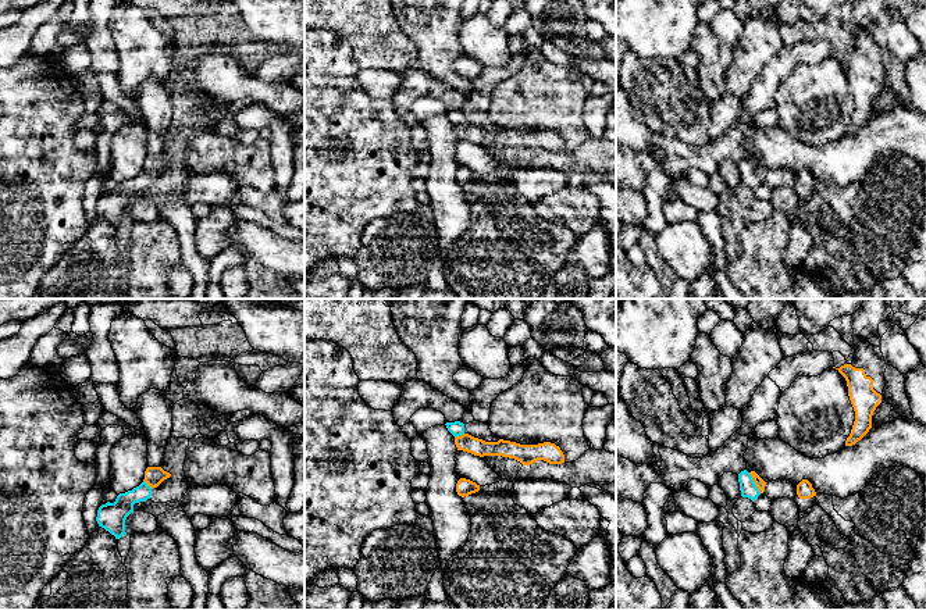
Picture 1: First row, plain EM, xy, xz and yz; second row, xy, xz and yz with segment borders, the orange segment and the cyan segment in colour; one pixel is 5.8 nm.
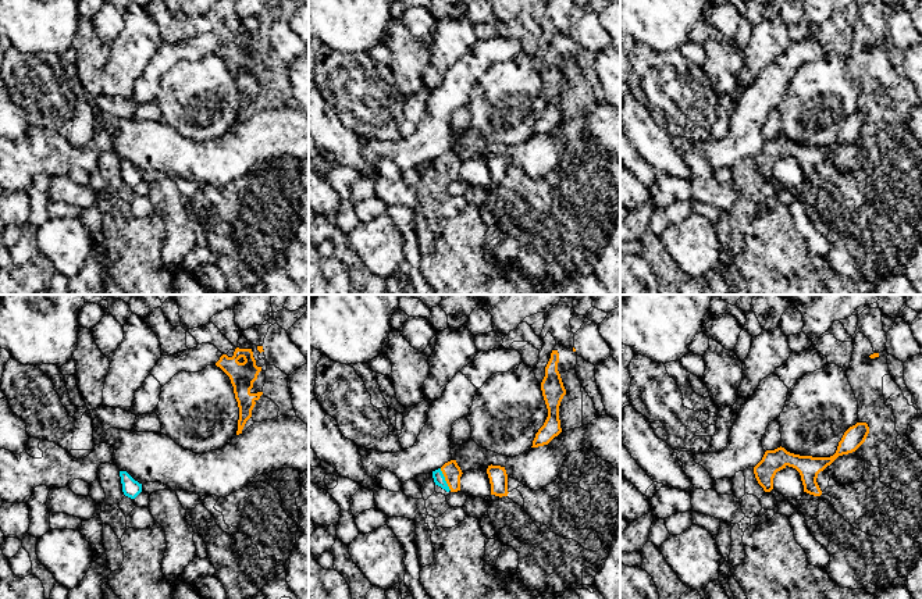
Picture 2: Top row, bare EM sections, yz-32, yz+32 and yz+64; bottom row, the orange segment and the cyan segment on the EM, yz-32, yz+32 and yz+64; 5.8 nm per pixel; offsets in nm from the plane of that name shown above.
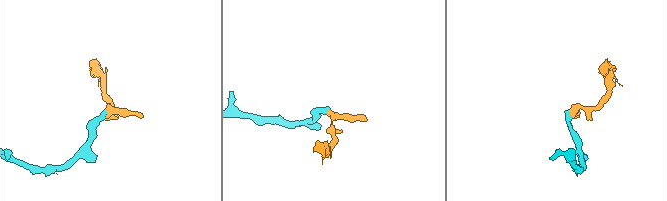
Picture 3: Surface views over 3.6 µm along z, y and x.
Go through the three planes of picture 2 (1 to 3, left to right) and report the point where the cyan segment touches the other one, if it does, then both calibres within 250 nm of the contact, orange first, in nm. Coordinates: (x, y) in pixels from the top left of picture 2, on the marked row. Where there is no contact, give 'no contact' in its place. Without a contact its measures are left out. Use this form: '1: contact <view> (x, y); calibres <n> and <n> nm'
1: no contact
2: contact yz+32 (445, 480); calibres 110 and 70 nm
3: no contact

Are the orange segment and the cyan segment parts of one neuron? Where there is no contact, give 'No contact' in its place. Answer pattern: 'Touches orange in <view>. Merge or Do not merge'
Touches orange in yz. Merge

